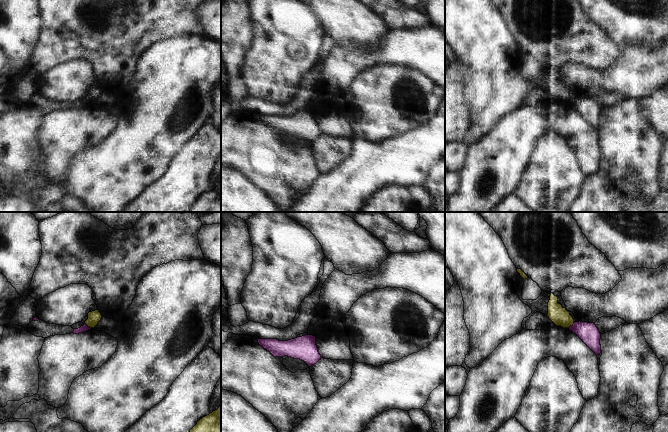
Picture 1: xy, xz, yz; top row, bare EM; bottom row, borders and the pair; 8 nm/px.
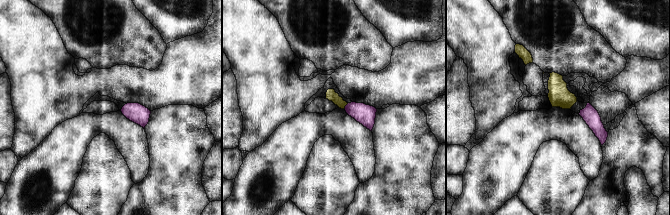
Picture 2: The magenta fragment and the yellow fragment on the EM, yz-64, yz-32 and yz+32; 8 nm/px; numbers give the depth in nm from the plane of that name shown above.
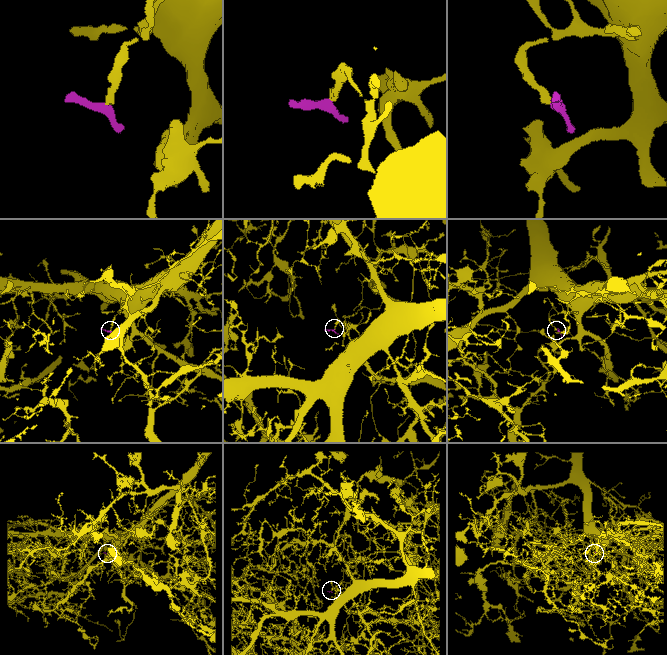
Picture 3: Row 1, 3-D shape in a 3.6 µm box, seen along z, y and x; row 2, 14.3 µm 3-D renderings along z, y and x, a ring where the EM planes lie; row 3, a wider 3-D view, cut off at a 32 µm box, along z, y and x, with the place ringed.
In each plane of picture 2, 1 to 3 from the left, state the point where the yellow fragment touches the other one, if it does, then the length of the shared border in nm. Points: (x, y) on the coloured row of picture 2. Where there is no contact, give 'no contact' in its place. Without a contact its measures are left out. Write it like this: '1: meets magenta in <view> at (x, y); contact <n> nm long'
1: no contact
2: meets magenta in yz-32 at (345, 106); contact 60 nm long
3: no contact

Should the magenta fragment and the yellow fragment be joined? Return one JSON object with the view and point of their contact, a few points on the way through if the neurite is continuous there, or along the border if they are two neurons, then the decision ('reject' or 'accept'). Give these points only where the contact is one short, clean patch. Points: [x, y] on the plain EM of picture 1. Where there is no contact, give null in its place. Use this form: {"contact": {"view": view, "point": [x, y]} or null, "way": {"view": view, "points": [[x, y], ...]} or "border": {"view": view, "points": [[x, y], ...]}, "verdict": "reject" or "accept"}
{"contact": {"view": "yz", "point": [572, 101]}, "border": {"view": "yz", "points": [[574, 98], [568, 103]]}, "verdict": "reject"}

